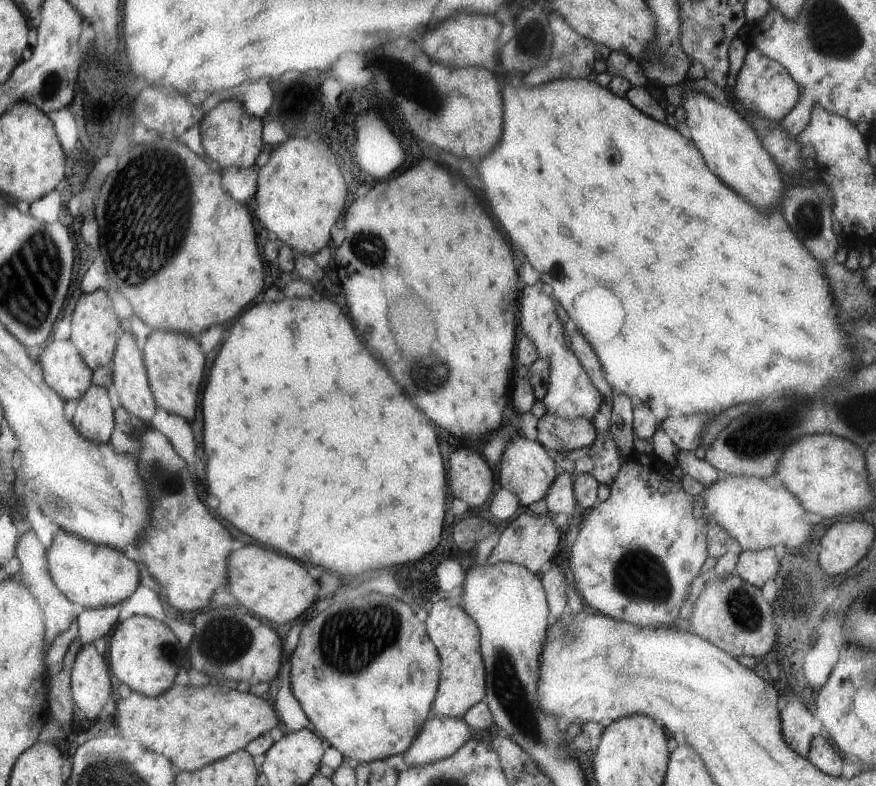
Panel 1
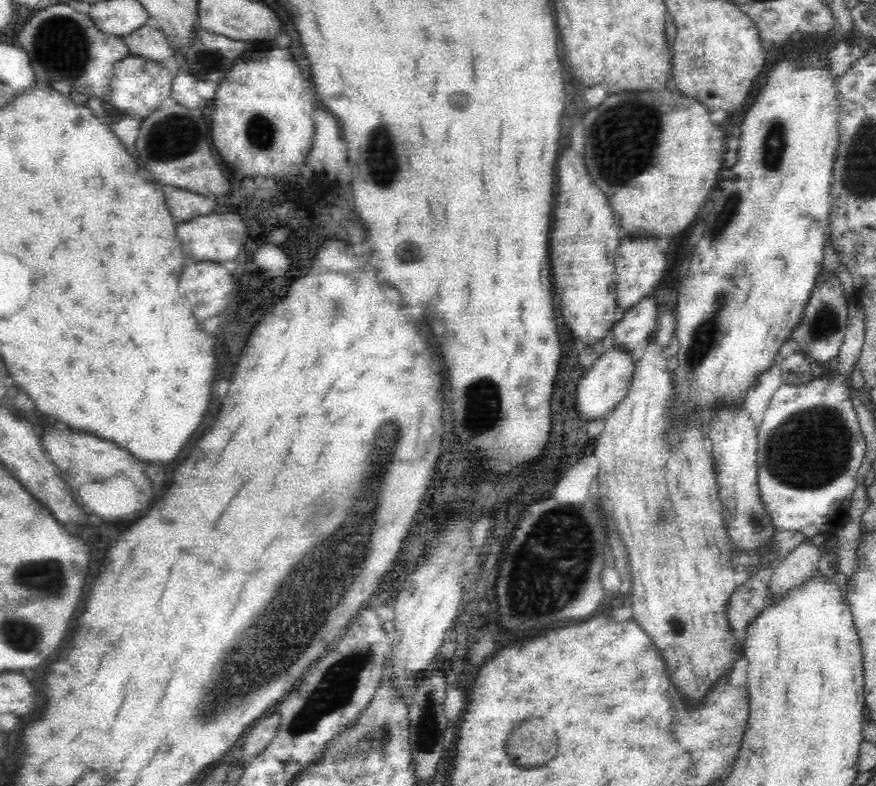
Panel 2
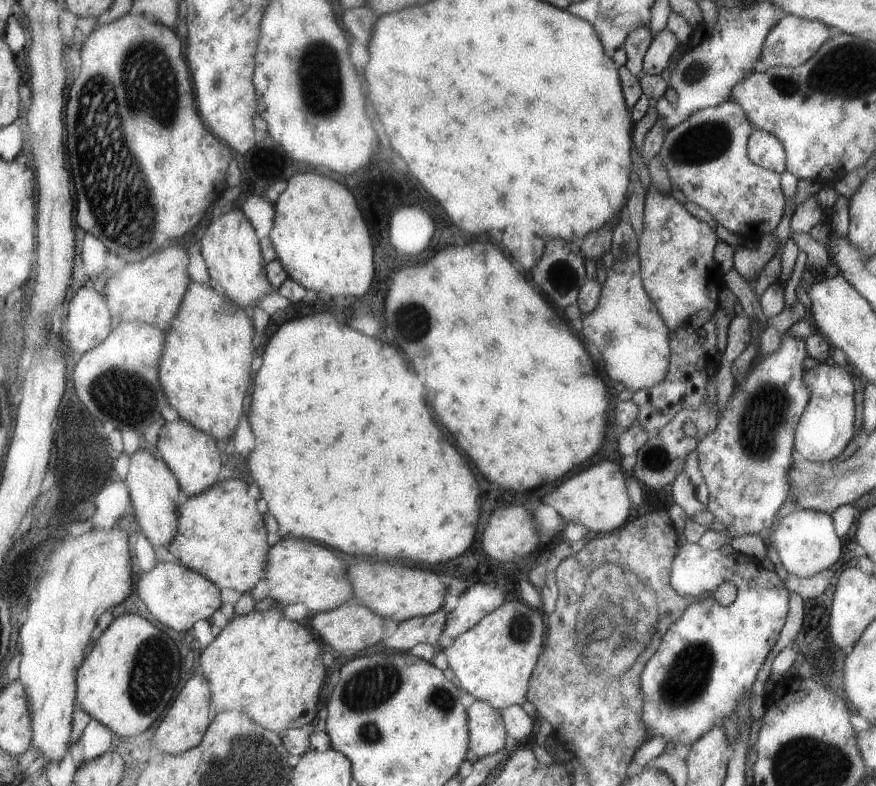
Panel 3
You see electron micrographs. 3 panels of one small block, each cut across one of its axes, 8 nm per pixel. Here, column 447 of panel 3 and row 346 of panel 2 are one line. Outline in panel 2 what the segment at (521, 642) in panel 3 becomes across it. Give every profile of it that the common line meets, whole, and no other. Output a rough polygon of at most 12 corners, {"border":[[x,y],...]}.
{"border":[[650,340],[596,440],[634,622],[700,704],[744,654],[704,428]]}

